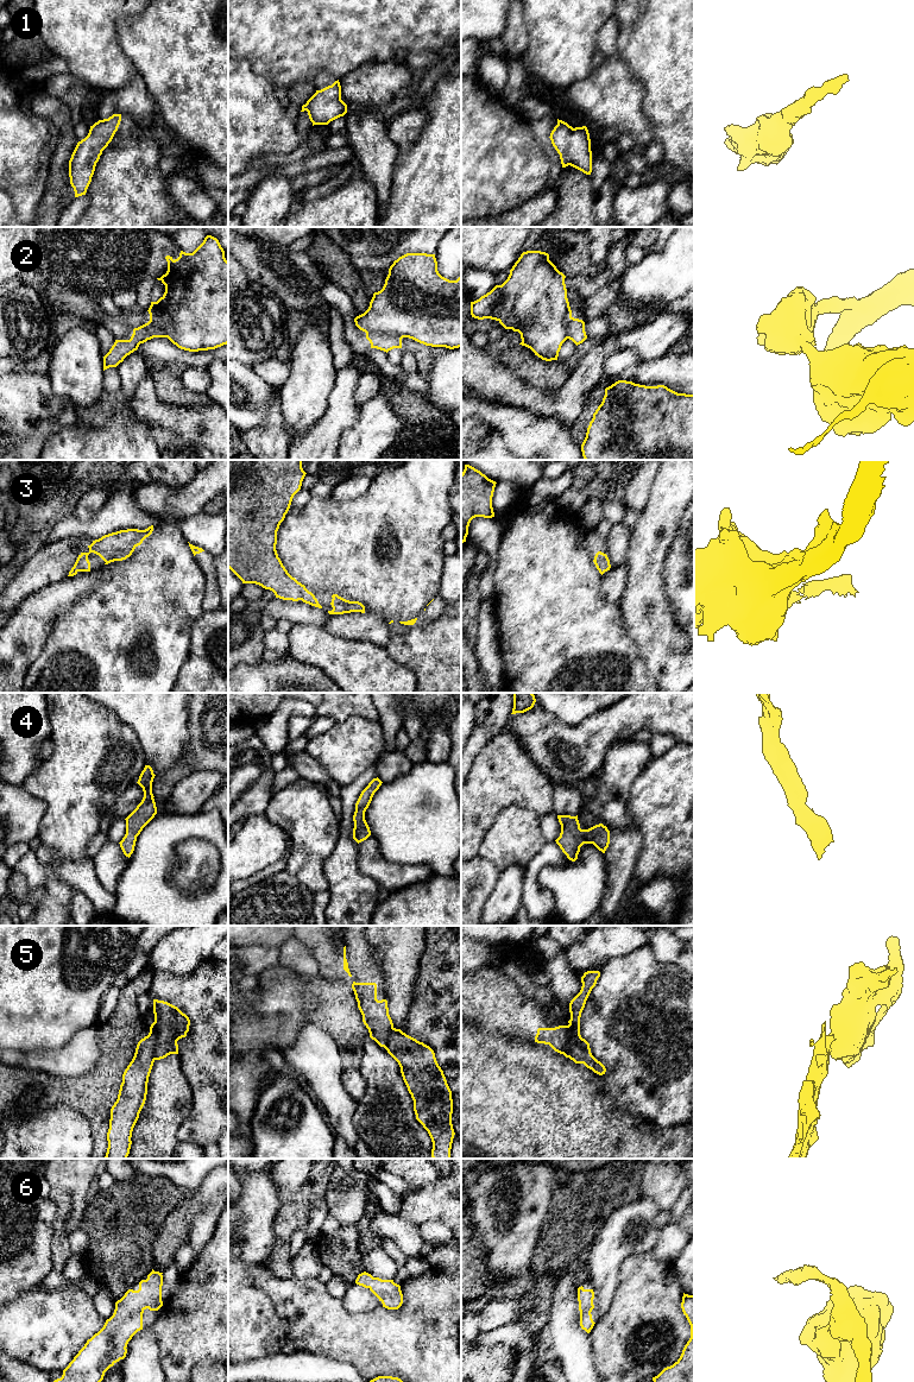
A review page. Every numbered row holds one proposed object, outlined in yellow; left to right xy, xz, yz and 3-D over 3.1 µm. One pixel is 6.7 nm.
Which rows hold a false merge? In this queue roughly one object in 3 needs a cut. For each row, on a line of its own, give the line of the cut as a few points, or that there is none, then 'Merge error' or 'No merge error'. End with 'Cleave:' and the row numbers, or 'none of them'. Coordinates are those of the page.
1: No split. No merge error
2: Split along xz (366, 332), (390, 333), (402, 338). Merge error
3: No split. No merge error
4: No split. No merge error
5: Split along xy (153, 1022), (156, 1032), (155, 1059). Merge error
6: No split. No merge error
Cleave: 2, 5

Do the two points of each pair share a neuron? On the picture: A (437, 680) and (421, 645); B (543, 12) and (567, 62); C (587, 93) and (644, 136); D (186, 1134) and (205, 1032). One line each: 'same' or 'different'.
A: same
B: same
C: same
D: same

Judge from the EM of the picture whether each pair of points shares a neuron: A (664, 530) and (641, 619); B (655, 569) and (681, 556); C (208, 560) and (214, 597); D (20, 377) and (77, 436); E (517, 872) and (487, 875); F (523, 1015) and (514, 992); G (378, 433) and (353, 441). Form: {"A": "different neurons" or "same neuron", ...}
{"A": "same neuron", "B": "different neurons", "C": "same neuron", "D": "different neurons", "E": "different neurons", "F": "same neuron", "G": "same neuron"}

